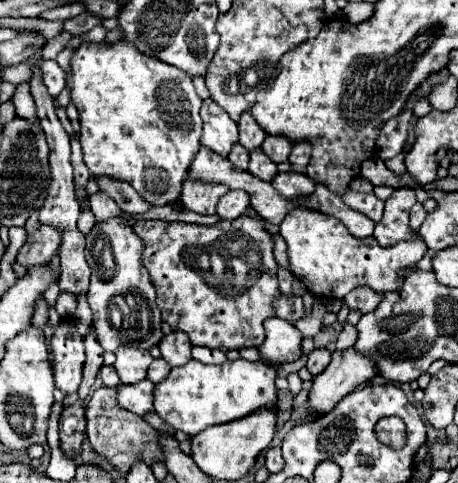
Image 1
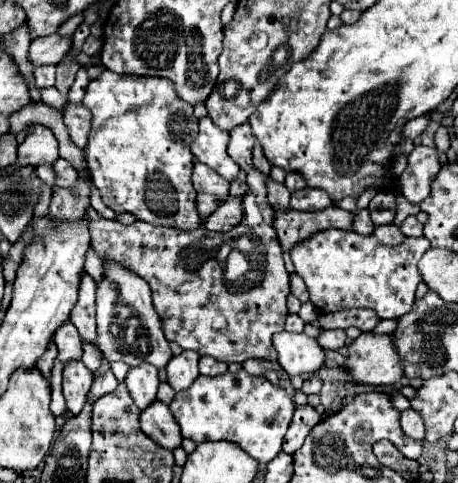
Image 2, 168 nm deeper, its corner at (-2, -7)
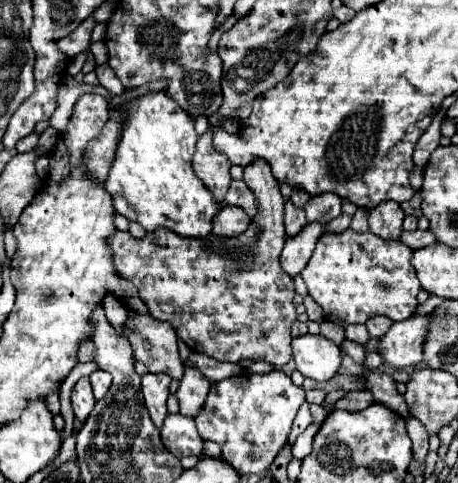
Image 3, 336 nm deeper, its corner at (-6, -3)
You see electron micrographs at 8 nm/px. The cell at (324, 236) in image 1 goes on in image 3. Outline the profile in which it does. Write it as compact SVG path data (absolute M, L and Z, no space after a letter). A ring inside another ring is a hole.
M346 229L340 235L326 233L318 239L318 245L308 261L308 265L302 271L302 279L306 281L310 297L324 309L324 315L328 321L340 325L346 329L348 325L354 323L366 323L370 317L384 315L392 321L402 321L408 319L416 313L416 295L420 291L420 283L416 273L410 267L410 255L414 251L406 247L400 241L384 241L372 231L366 233L356 233L352 229Z

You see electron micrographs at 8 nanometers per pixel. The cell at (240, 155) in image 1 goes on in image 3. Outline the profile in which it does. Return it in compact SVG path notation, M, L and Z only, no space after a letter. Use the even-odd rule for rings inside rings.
M232 181L230 183L230 189L224 197L224 203L244 209L250 219L254 219L258 215L258 201L256 201L254 193L248 189L248 185L244 181Z

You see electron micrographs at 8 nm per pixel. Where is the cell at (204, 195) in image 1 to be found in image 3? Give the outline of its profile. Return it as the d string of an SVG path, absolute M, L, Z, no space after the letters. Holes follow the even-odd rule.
M210 129L198 139L196 153L192 159L192 169L198 179L212 191L212 195L222 201L226 195L226 187L230 187L230 161L226 155L218 153L212 147L212 133Z

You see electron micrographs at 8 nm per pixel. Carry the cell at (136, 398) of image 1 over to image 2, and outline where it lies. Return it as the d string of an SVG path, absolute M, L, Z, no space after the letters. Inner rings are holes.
M158 399L154 403L150 403L150 407L140 411L140 429L166 449L180 447L180 443L182 443L178 423L170 415L168 405Z

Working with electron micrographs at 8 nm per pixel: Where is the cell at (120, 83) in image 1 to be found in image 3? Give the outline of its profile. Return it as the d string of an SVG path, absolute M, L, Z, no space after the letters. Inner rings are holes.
M164 91L126 101L122 109L124 129L118 143L118 159L114 159L106 181L116 211L128 221L140 223L146 231L164 227L180 237L206 237L212 231L220 203L192 171L192 155L198 141L194 119Z

